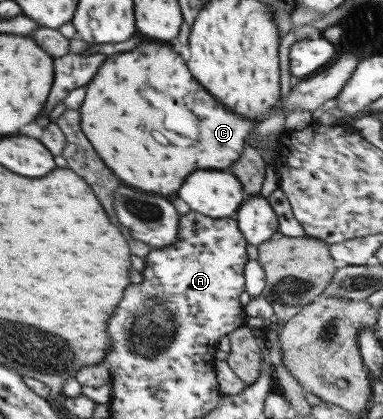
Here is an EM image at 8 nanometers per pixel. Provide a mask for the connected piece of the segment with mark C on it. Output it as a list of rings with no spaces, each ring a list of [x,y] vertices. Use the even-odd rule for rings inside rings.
[[[141,41],[131,51],[107,57],[84,89],[85,99],[79,107],[81,131],[91,141],[95,153],[125,185],[157,195],[175,193],[183,179],[195,169],[227,169],[239,159],[247,144],[247,133],[259,123],[259,119],[243,119],[221,105],[197,80],[193,81],[186,62],[183,63],[169,45],[161,43]],[[149,83],[157,83],[157,91],[169,89],[169,95],[181,107],[187,107],[193,113],[193,125],[201,127],[201,139],[193,141],[189,147],[175,147],[159,145],[149,135],[145,135],[143,129],[131,131],[127,123],[123,129],[113,129],[113,117],[135,117],[133,109],[137,109],[137,97],[141,95],[139,89],[147,89]]]

